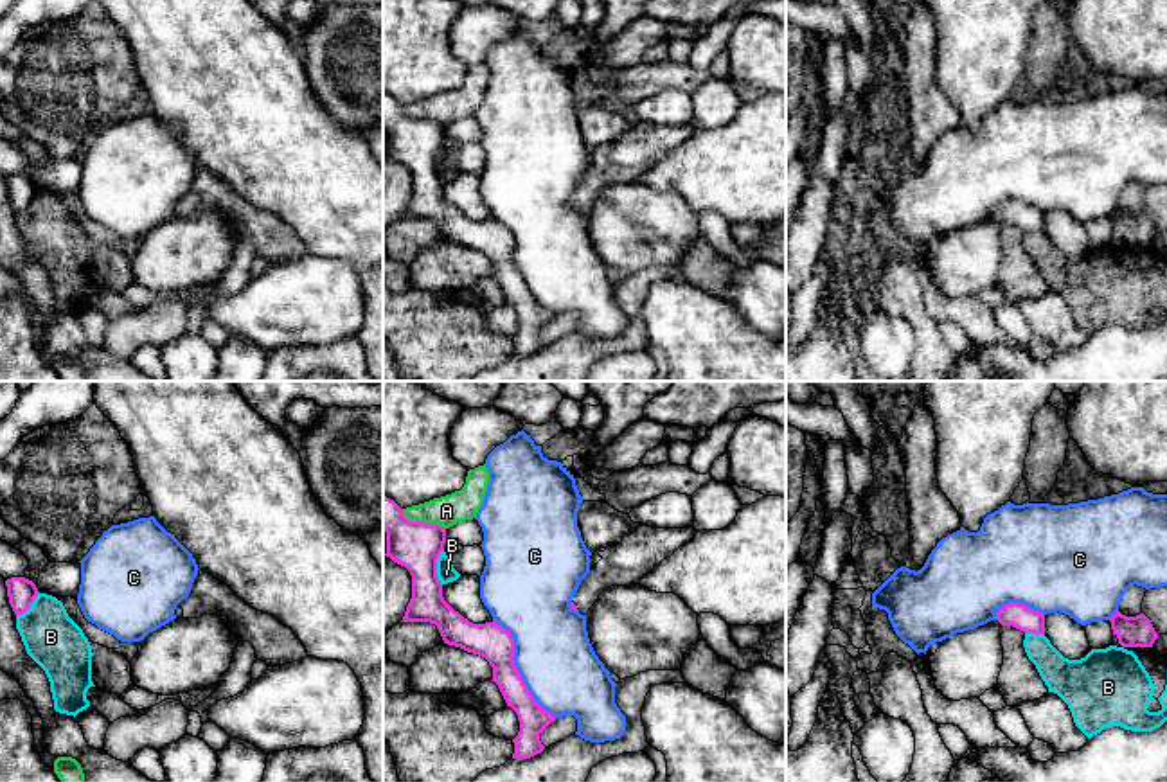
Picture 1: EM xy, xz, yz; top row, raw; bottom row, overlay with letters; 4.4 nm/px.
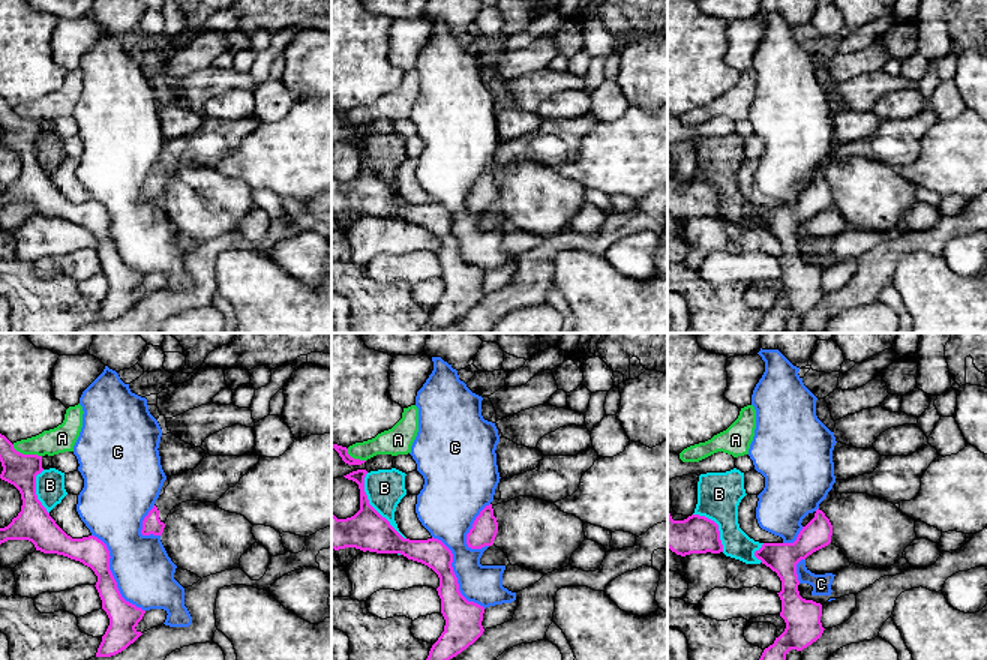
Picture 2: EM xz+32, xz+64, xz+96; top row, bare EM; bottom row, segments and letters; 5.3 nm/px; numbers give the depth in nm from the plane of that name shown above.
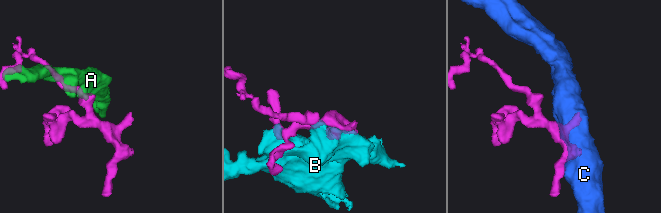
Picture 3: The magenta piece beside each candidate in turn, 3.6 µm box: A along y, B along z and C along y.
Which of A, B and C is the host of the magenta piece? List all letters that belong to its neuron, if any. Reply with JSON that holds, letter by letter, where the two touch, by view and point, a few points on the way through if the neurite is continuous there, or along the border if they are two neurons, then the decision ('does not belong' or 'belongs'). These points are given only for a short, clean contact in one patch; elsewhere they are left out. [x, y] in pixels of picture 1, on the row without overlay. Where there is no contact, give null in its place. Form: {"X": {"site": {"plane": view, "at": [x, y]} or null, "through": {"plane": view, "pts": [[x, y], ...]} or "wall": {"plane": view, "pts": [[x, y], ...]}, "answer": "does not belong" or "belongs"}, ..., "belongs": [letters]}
{"A": {"site": {"plane": "xz", "at": [421, 119]}, "wall": {"plane": "xz", "pts": [[401, 106], [410, 117], [434, 119], [445, 126]]}, "answer": "does not belong"}, "B": {"site": {"plane": "xz", "at": [436, 164]}, "answer": "does not belong"}, "C": {"site": {"plane": "xz", "at": [516, 266]}, "answer": "does not belong"}, "belongs": []}

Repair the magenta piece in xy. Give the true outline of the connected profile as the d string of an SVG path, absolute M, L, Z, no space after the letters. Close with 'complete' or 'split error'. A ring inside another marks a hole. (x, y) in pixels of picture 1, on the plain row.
M11 174L5 178L5 183L9 201L16 214L23 212L40 191L36 182L25 174Z; complete

